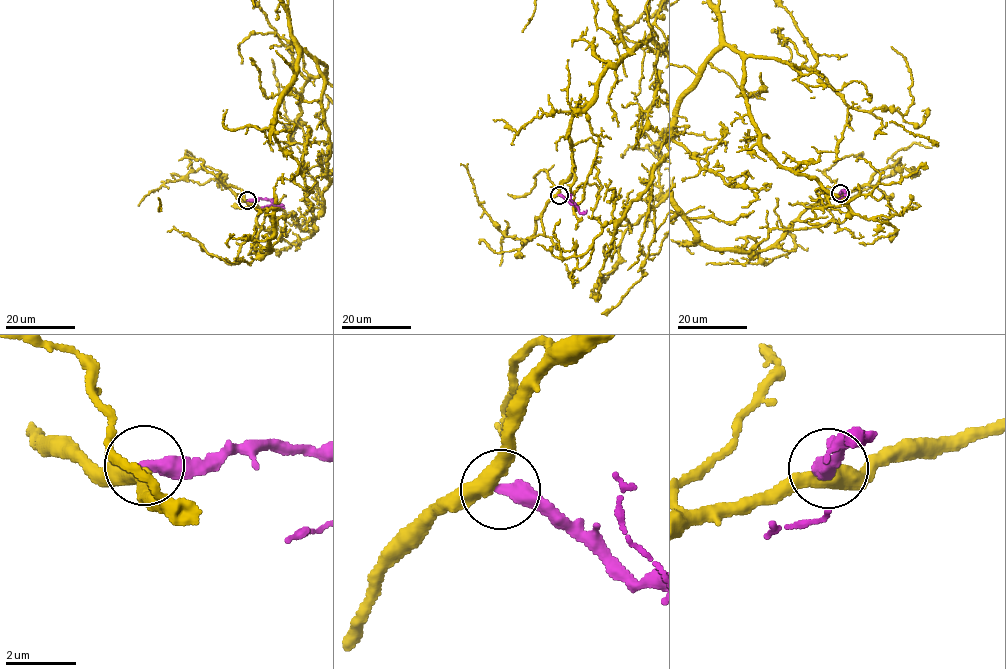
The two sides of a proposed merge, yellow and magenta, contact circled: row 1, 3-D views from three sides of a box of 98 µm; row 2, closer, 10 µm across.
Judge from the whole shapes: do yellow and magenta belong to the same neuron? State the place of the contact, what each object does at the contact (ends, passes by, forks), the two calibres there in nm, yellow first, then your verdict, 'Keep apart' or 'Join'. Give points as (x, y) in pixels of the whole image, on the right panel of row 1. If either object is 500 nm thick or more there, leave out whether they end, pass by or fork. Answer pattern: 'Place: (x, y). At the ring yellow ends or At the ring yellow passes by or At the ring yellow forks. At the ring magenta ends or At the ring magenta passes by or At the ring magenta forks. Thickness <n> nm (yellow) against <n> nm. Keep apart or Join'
Place: (840, 193). At the ring yellow passes by. At the ring magenta ends. Thickness 440 nm (yellow) against 440 nm. Keep apart

